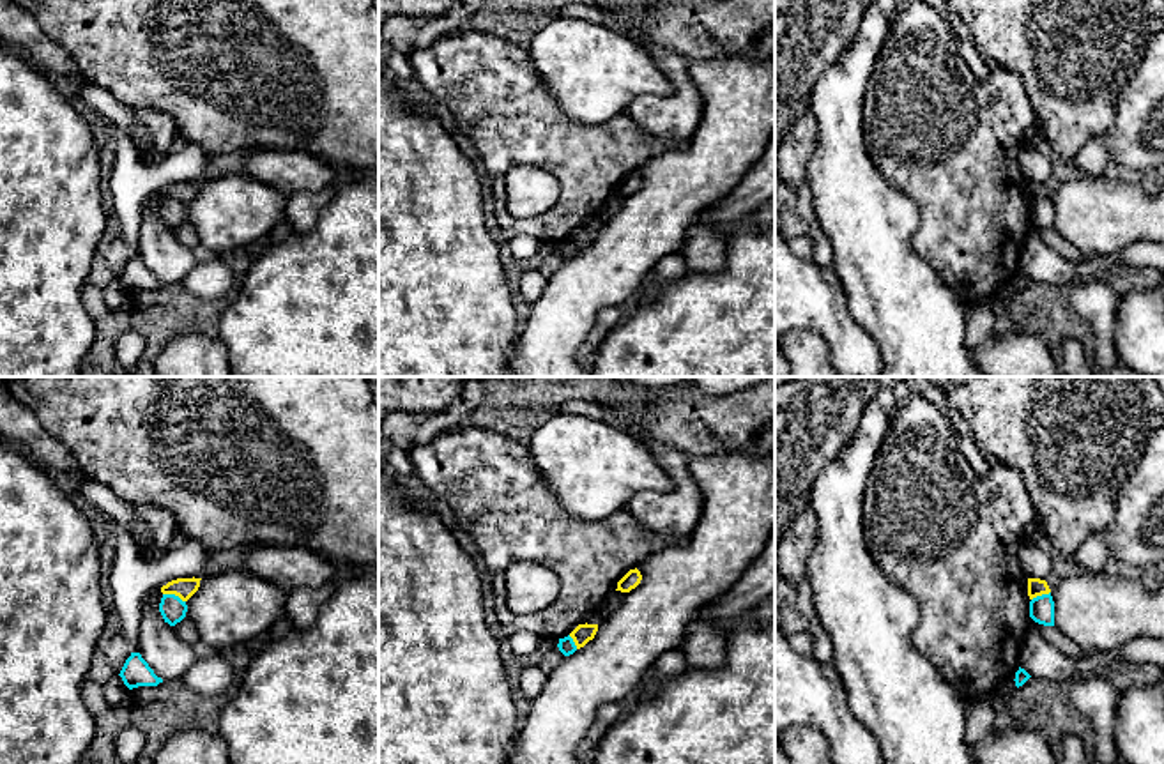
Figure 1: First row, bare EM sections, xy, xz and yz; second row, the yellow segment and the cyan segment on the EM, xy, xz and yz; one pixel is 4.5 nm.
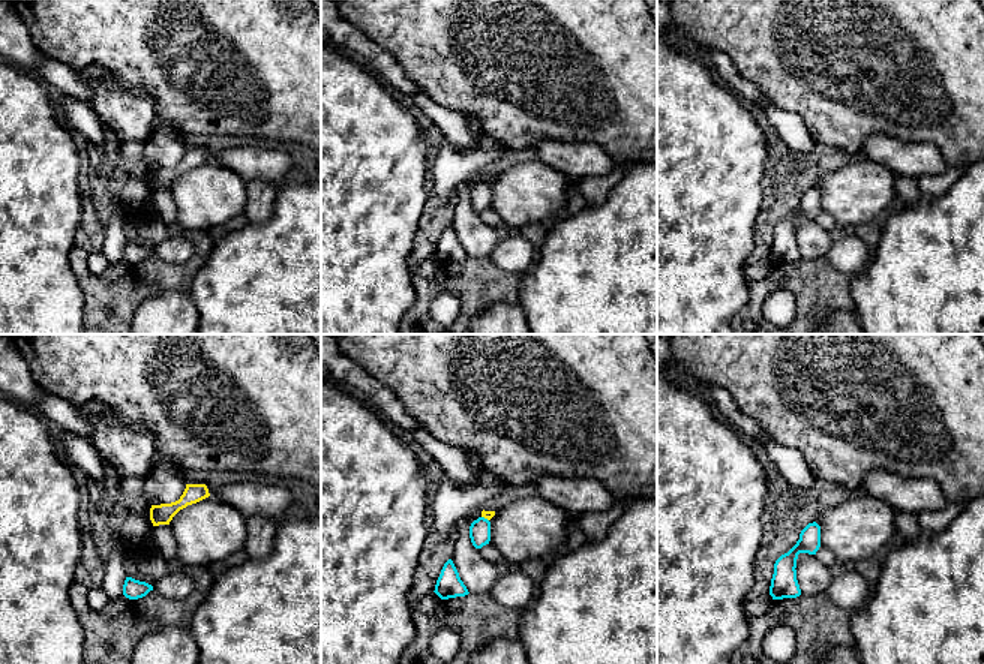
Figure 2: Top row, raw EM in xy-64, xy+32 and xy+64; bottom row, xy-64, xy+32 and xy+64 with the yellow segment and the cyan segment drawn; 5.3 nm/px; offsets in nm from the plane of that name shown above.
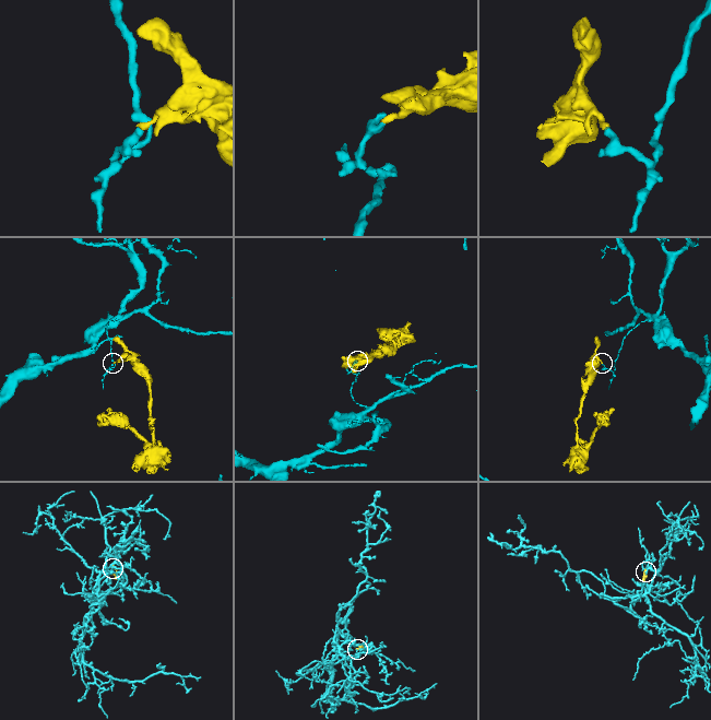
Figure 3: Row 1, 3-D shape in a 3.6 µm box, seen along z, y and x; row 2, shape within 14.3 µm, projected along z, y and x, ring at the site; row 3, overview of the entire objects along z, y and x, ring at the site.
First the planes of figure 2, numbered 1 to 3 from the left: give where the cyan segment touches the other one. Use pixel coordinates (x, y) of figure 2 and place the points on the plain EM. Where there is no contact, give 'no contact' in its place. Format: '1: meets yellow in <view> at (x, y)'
1: no contact
2: meets yellow in xy+32 at (485, 182)
3: no contact

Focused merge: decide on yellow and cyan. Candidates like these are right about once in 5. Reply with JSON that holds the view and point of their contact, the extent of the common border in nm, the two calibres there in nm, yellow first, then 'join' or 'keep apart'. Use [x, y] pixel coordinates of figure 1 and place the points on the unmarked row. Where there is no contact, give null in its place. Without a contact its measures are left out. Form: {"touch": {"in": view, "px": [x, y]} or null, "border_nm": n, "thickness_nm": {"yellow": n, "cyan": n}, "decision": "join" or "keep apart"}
{"touch": {"in": "xy", "px": [174, 197]}, "border_nm": 110, "thickness_nm": {"yellow": 100, "cyan": 120}, "decision": "keep apart"}

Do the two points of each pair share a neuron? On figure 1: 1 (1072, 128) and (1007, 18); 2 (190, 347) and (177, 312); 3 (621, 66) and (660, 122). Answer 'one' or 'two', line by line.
1: one
2: two
3: two

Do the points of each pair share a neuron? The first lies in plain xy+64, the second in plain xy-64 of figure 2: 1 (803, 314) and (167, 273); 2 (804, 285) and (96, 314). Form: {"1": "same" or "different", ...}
{"1": "same", "2": "same"}

